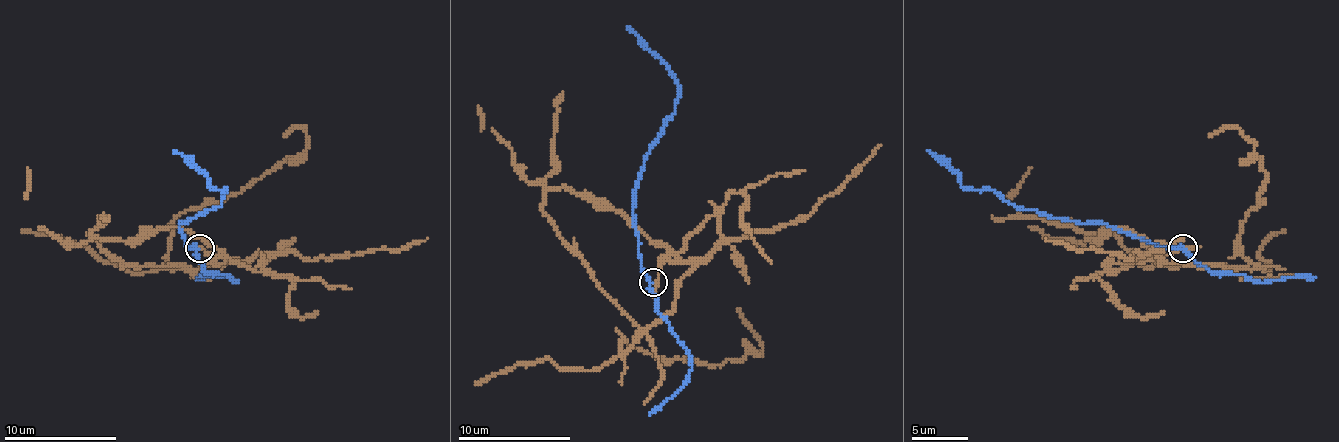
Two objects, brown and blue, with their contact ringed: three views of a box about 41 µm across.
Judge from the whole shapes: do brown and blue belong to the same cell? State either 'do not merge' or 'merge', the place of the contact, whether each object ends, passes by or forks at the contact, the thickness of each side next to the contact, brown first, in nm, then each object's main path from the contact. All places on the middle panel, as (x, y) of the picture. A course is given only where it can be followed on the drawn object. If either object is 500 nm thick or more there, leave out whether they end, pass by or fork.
do not merge; at (653, 282); brown passes by; blue passes by; 200 nm thick on the brown side, 190 nm on the other; brown runs (652, 283), (666, 260), (692, 266), (675, 305), (624, 353), (624, 339), (709, 364), (759, 353), (737, 308); blue runs (652, 283), (638, 252), (633, 190), (644, 156), (669, 117), (678, 91), (678, 80), (669, 66), (627, 26)

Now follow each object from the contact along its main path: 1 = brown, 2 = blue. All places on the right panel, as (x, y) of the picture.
1: (1183, 249), (1161, 263), (1254, 266), (1242, 255), (1240, 224), (1265, 181), (1254, 148), (1237, 128), (1209, 136)
2: (1183, 249), (1152, 243), (1104, 224), (1017, 210), (992, 190), (966, 190), (927, 150)

